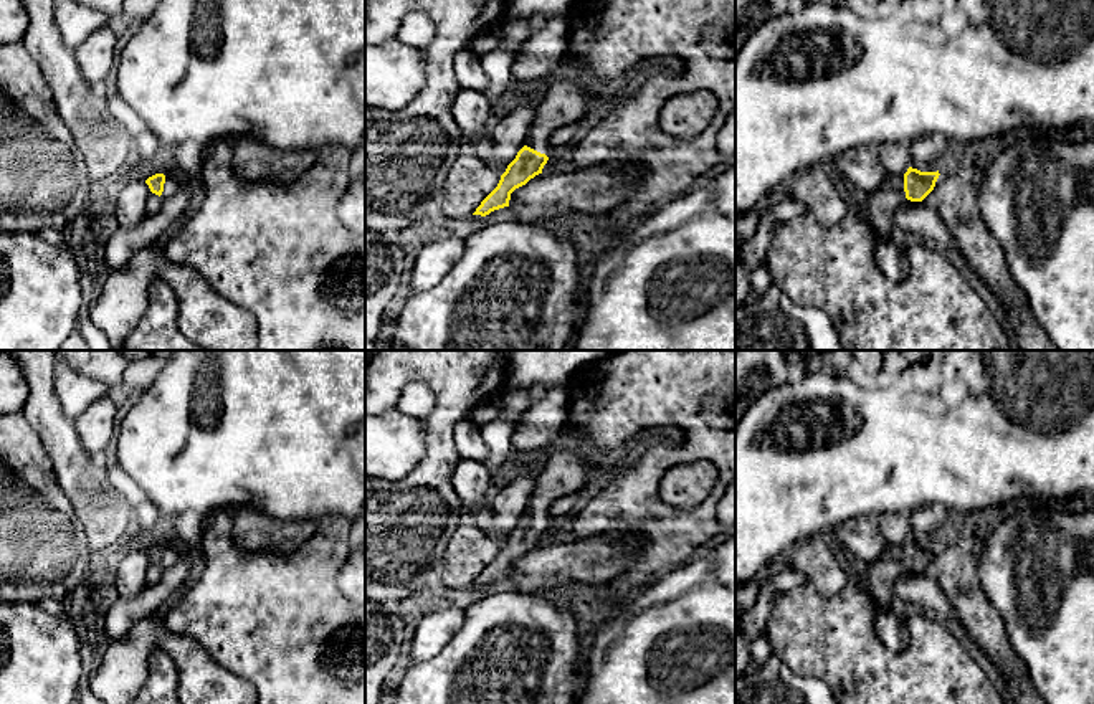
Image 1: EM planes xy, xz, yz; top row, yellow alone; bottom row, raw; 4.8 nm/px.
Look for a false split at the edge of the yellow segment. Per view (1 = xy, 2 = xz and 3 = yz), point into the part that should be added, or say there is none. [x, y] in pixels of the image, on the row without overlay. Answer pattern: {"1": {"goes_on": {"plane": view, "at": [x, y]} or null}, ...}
{"1": {"goes_on": {"plane": "xy", "at": [172, 554]}}, "2": {"goes_on": {"plane": "xz", "at": [567, 470]}}, "3": {"goes_on": {"plane": "yz", "at": [879, 575]}}}

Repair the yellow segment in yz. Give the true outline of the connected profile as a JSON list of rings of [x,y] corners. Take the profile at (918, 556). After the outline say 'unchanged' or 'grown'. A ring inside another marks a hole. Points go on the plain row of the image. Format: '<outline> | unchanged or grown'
[[[909,537],[904,545],[889,545],[874,562],[864,564],[864,583],[876,606],[876,633],[891,653],[909,646],[909,630],[894,600],[894,583],[904,570],[922,572],[935,557],[937,542],[920,542]]] | grown

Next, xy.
[[[155,544],[145,550],[150,562],[159,565],[162,570],[170,568],[180,557],[180,549],[174,545]]] | grown

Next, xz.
[[[559,445],[550,451],[544,469],[537,474],[524,517],[501,545],[497,557],[481,572],[473,585],[486,587],[509,577],[511,564],[542,544],[549,527],[549,509],[559,499],[585,488],[595,471],[598,453],[570,445]]] | grown

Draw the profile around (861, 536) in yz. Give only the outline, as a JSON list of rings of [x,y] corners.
[[[871,516],[846,519],[835,527],[836,537],[858,560],[874,562],[889,544],[879,532],[878,521]]]

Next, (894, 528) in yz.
[[[884,512],[876,521],[881,535],[889,545],[904,545],[911,537],[907,516],[899,512]]]

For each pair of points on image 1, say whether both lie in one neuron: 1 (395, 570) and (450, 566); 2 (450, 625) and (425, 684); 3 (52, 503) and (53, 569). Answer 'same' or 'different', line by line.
1: different
2: different
3: same

